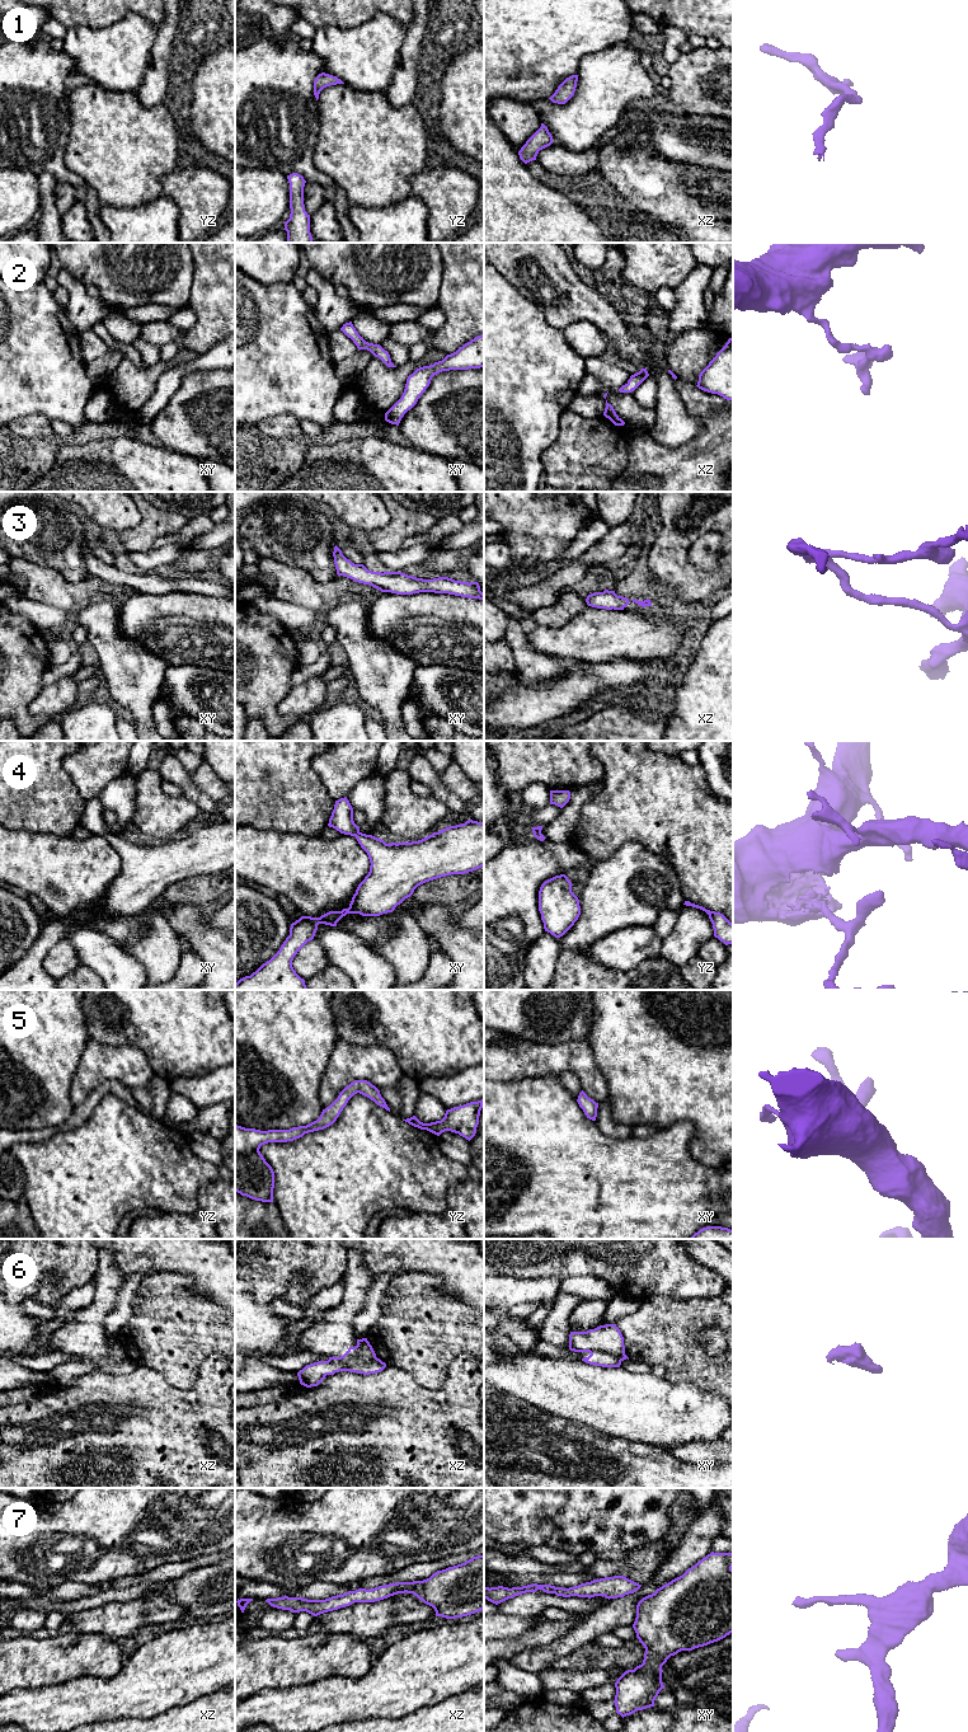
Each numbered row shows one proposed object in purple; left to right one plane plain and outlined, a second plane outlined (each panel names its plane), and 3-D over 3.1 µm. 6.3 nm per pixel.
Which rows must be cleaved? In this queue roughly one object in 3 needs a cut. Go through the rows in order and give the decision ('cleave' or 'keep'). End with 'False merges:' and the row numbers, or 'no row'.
1: keep
2: keep
3: keep
4: keep
5: keep
6: cleave
7: keep
False merges: 6

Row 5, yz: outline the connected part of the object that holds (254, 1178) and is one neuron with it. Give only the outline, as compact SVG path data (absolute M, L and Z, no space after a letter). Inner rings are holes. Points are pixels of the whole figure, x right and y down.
M354 1080L339 1093L329 1107L323 1109L316 1121L306 1126L260 1131L235 1125L235 1191L255 1201L273 1202L274 1172L260 1154L260 1146L268 1142L293 1141L305 1133L329 1127L357 1093L390 1112L375 1085L367 1080Z

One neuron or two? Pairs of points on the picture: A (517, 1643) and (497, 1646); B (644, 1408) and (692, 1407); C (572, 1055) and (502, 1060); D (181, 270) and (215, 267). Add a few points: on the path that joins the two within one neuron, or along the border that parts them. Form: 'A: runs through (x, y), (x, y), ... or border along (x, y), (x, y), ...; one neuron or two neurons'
A: runs through (512, 1646), (502, 1646); one neuron
B: runs through (656, 1408), (681, 1408); one neuron
C: runs through (554, 1059), (520, 1059); one neuron
D: border along (192, 256), (193, 278), (188, 297); two neurons

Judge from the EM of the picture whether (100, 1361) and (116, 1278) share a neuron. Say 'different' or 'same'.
same

